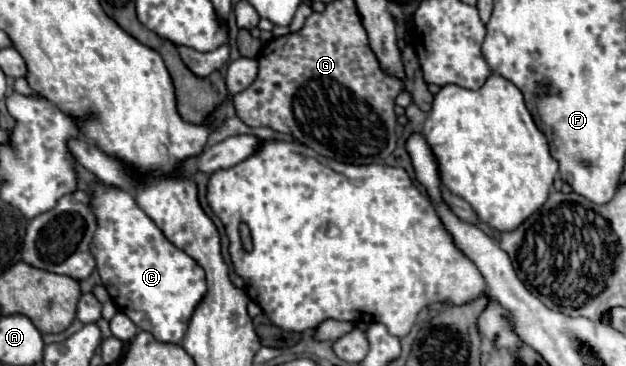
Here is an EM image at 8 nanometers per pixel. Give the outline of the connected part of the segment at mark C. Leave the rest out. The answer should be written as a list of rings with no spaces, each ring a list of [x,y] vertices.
[[[92,184],[90,206],[98,224],[90,250],[114,304],[138,330],[148,330],[160,342],[180,344],[192,310],[206,294],[204,270],[164,238],[158,226],[136,206],[132,192],[108,184]]]

